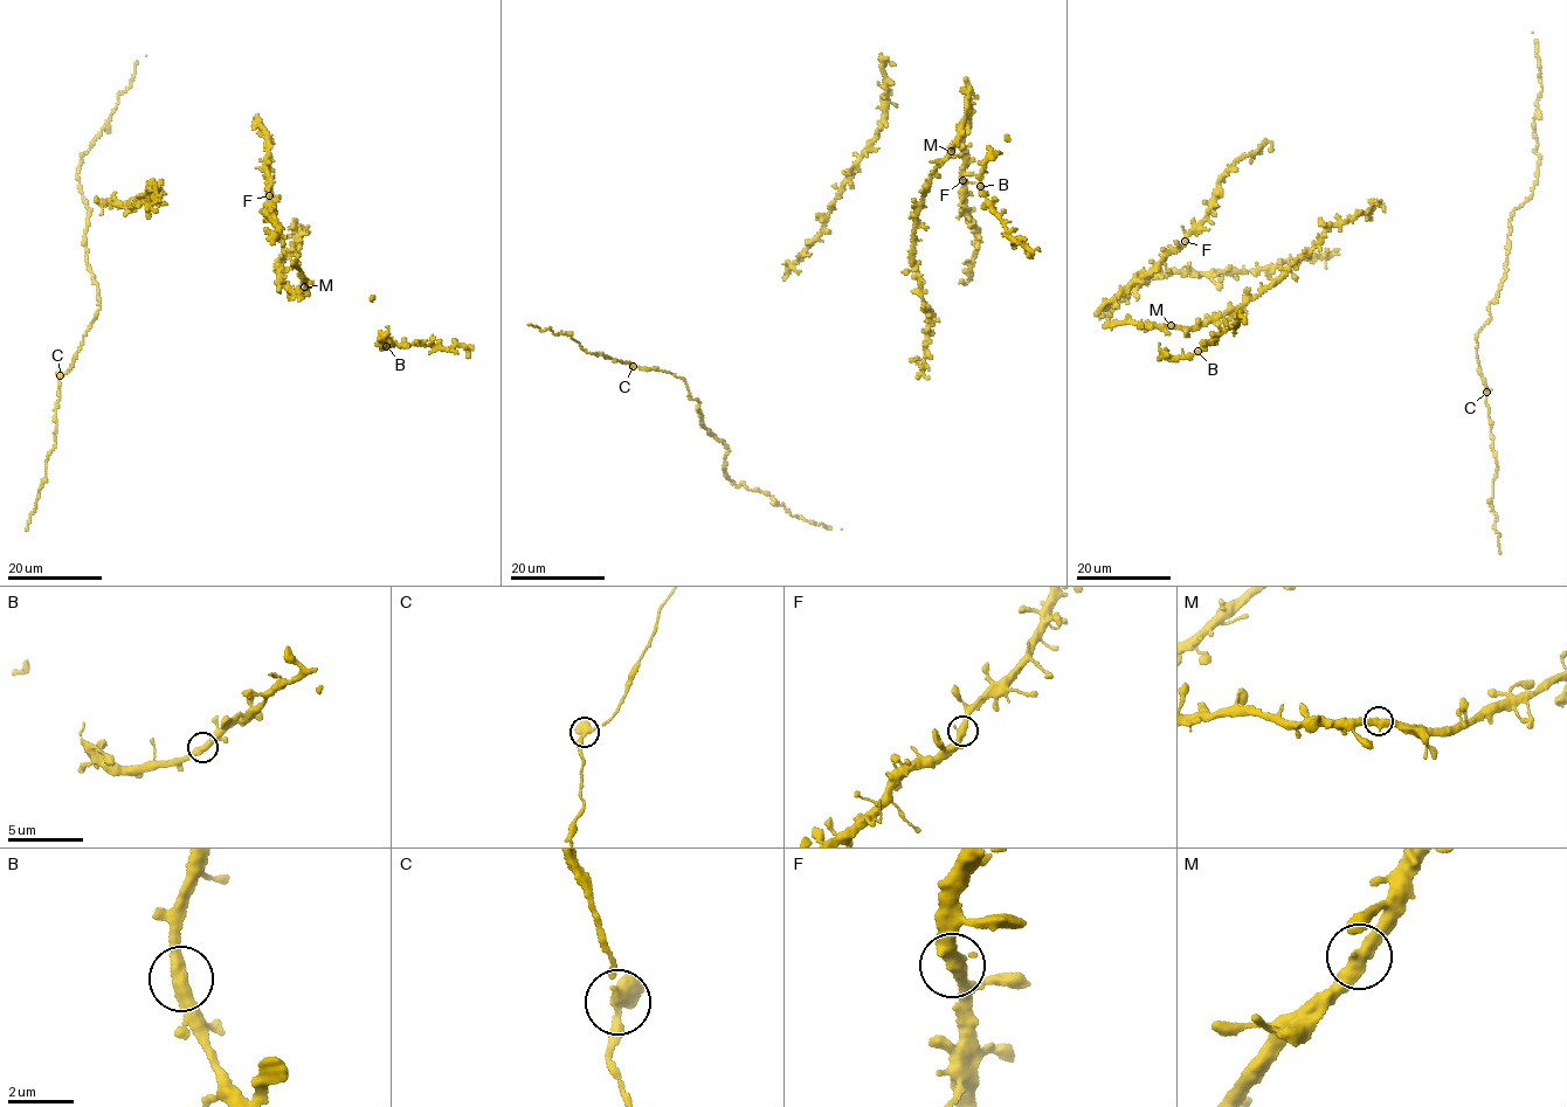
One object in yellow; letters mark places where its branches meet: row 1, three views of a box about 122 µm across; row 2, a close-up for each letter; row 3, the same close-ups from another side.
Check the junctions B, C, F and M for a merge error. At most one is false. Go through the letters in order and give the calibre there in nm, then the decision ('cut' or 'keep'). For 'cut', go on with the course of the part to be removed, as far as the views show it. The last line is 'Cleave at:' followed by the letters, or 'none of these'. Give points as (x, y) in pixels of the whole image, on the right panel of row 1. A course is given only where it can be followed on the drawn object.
B: 400 nm thick; keep
C: 480 nm thick; keep
F: 400 nm thick; keep
M: 420 nm thick; keep
Cleave at: none of these

